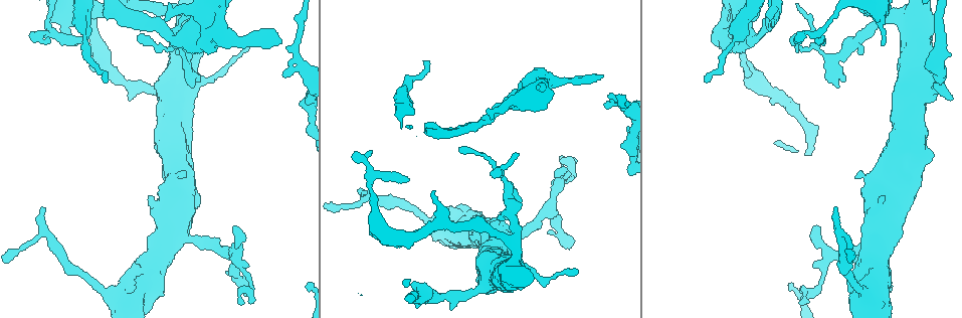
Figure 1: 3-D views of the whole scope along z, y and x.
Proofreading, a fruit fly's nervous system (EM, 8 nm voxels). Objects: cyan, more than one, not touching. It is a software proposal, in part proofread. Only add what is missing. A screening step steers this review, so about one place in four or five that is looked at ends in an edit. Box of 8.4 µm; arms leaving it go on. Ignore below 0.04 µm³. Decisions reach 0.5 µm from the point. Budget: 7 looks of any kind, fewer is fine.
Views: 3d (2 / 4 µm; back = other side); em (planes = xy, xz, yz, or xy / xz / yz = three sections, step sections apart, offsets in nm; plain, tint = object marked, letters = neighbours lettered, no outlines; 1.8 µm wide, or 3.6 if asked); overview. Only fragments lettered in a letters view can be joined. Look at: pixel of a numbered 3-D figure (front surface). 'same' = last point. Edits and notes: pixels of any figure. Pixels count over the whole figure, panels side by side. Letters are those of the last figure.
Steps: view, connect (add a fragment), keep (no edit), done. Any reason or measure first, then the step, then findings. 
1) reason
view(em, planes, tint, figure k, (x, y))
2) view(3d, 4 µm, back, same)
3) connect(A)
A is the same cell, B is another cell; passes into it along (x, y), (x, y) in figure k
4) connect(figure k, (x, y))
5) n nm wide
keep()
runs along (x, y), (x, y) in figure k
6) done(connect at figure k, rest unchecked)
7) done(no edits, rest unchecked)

sudden change in width
view(3d, 2 µm, figure 1, (80, 23))

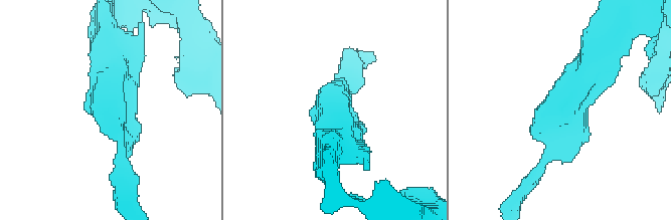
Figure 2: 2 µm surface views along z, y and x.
view(em, planes, letters, figure 2, (111, 104))

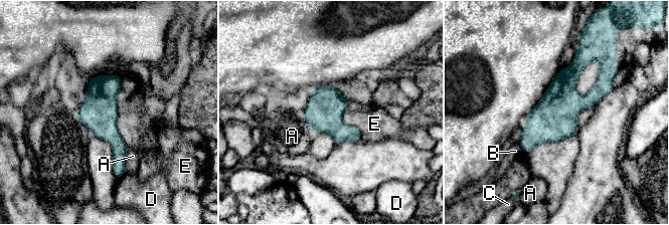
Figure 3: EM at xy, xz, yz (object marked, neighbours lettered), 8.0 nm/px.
E touches over 550 nm
keep()
A, B, C, D and E are other cells; runs along (103, 77), (117, 172) in figure 3; no lettered fragment goes on from it

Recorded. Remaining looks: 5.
tapers out
view(em, planes, letters, figure 1, (165, 18))

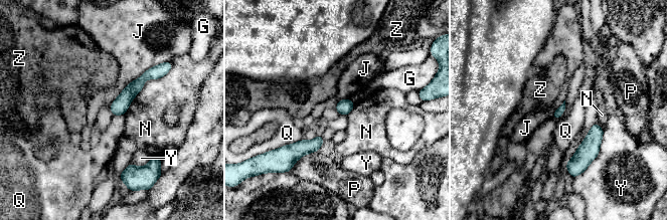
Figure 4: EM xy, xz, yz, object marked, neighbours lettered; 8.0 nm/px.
keep()
G, J, N, P, Q, Y and Z are other cells; border along (164, 62), (146, 69), (109, 105) in figure 4; no lettered fragment goes on from it

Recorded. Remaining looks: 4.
branch stops here
view(3d, 4 µm, figure 1, (602, 75))

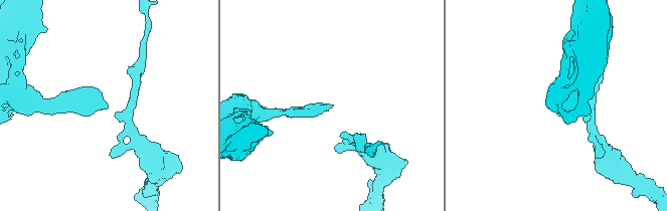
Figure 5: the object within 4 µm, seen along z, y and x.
view(em, xz, step 8, letters, figure 5, (331, 104))

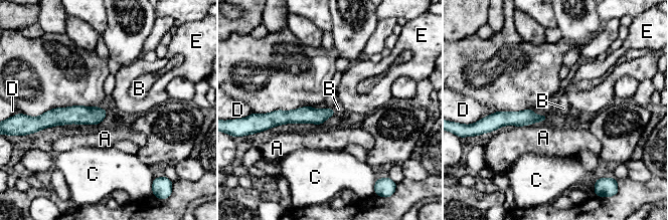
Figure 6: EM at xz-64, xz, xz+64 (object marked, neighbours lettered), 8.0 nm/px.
another direction
view(em, planes, letters, same)

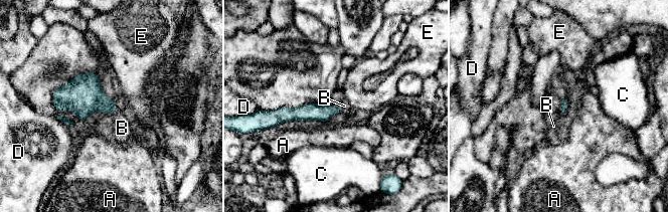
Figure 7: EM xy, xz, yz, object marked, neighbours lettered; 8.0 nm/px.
connect(figure 7, (122, 128))
B is the same cell, A, C, D and E are other cells; the cell continues

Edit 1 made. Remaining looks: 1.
done(connect at figure 7, rest unchecked)

